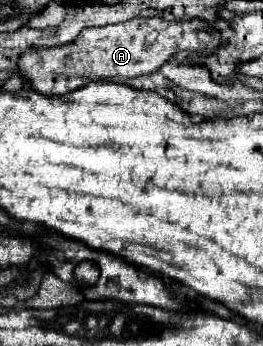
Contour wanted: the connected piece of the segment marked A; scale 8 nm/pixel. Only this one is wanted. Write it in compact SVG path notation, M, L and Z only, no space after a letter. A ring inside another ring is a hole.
M132 18L122 24L108 24L100 28L84 28L72 44L32 50L20 58L20 74L32 82L40 94L68 94L88 82L134 78L156 72L166 60L182 50L200 50L200 32L212 30L206 20L176 20L168 22L154 18Z

